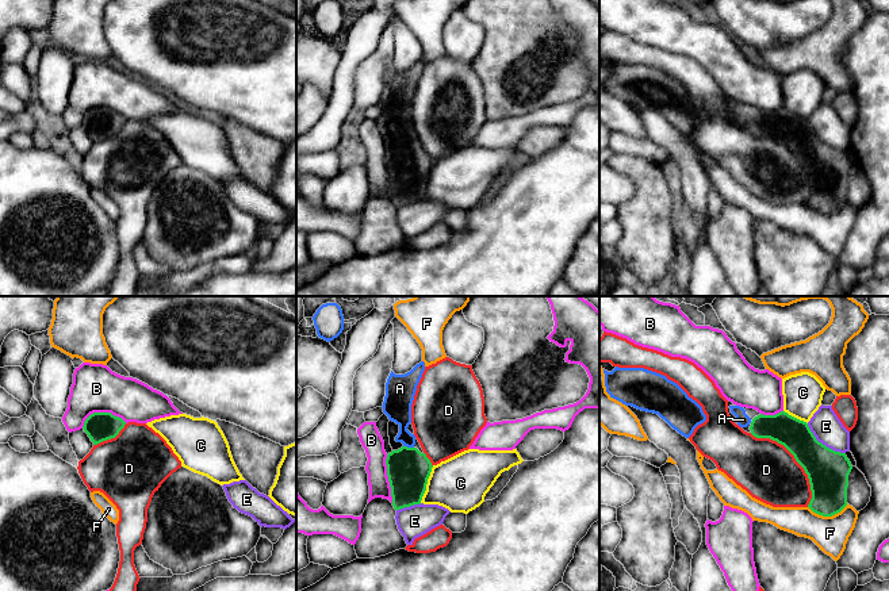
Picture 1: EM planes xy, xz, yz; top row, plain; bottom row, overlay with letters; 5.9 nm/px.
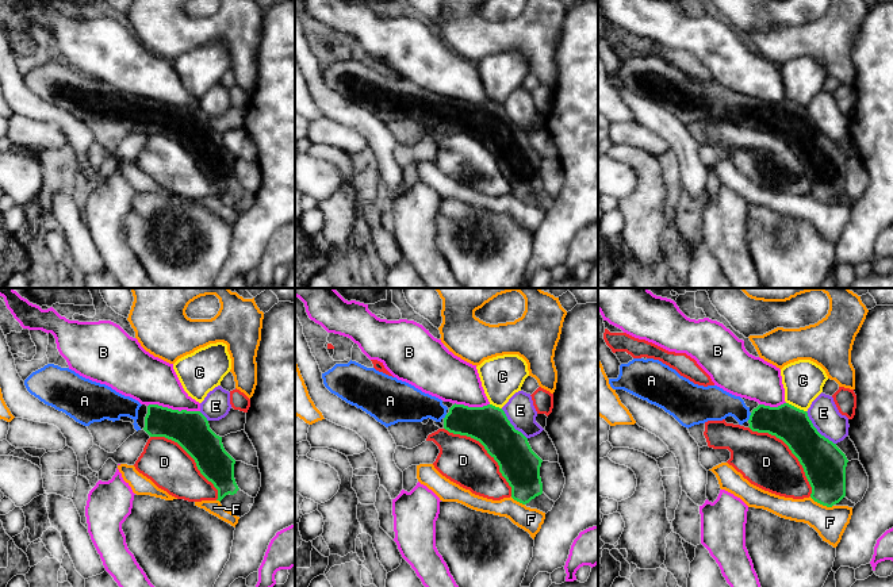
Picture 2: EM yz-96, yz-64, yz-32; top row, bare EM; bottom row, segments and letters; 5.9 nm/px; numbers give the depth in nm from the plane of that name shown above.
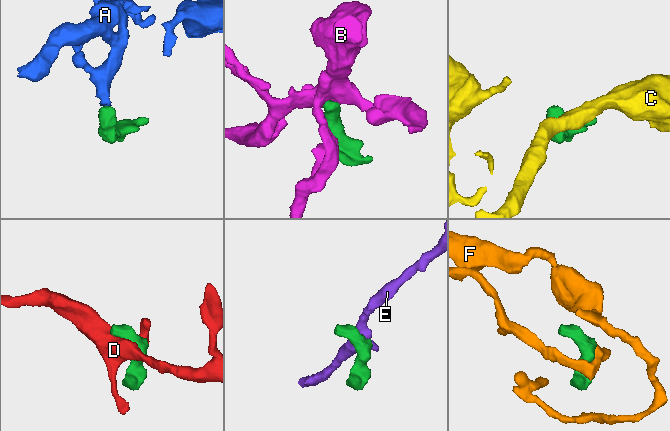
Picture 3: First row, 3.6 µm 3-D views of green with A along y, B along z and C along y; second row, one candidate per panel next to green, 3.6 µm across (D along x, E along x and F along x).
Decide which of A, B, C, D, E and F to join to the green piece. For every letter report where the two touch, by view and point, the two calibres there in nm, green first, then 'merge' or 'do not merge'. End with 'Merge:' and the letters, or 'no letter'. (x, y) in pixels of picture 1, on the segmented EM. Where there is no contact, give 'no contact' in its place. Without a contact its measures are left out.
A: xz (409, 448) | 260/160 nm | merge
B: xy (102, 413) | 180/280 nm | do not merge
C: xz (426, 483) | 260/320 nm | do not merge
D: yz (796, 460) | 240/360 nm | do not merge
E: yz (822, 444) | 240/180 nm | do not merge
F: yz (827, 515) | 240/200 nm | do not merge
Merge: A

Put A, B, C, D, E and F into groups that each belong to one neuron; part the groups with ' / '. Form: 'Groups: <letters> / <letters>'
Groups: A / B / C / D / E / F

